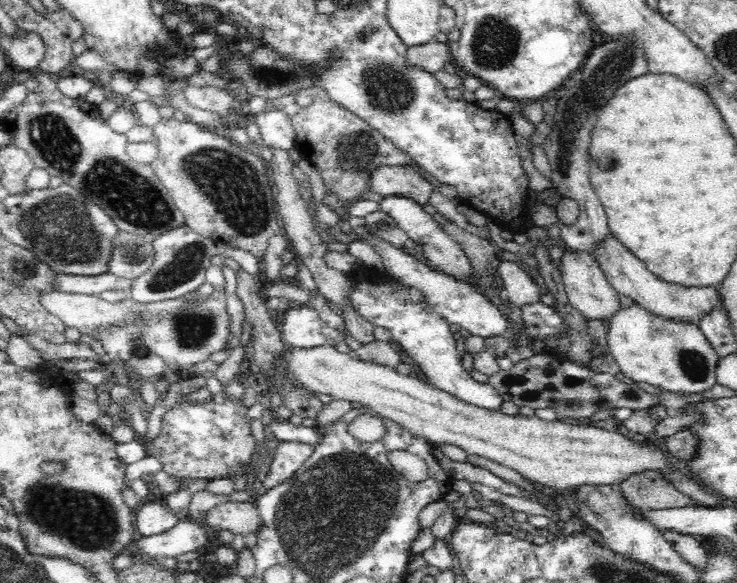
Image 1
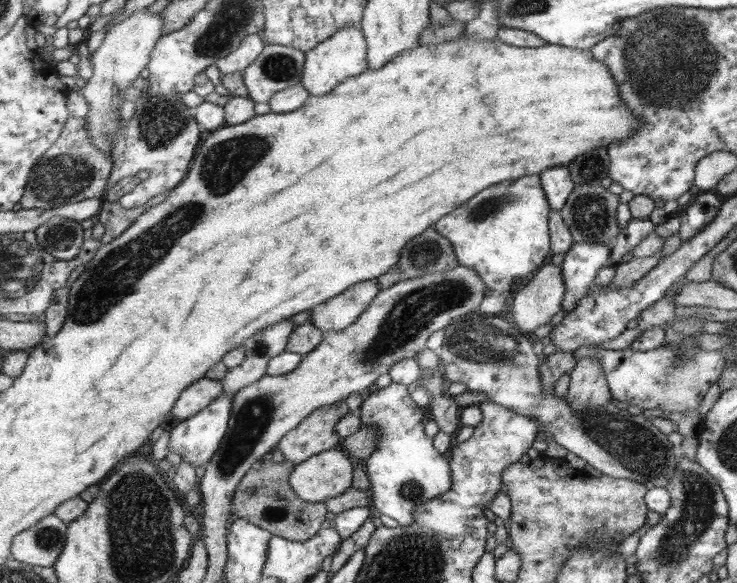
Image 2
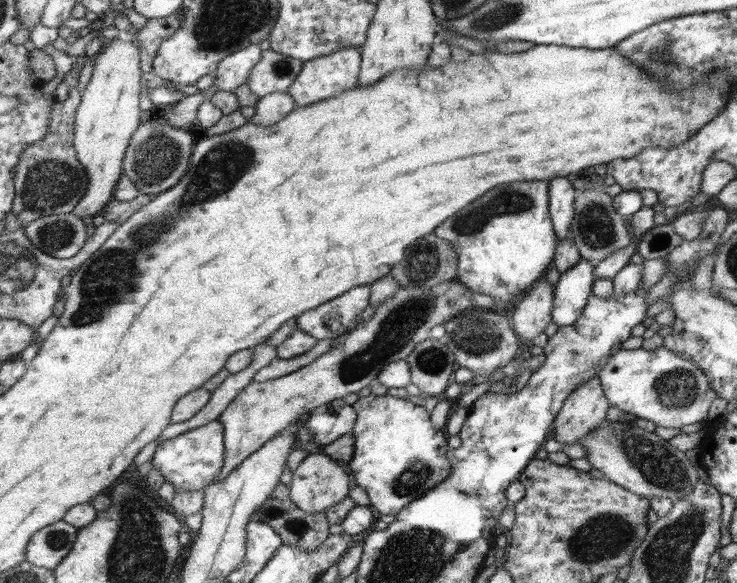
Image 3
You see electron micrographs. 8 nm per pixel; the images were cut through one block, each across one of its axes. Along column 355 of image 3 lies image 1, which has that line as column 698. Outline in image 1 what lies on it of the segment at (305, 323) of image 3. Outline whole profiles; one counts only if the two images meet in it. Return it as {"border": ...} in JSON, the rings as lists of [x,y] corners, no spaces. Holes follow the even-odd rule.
{"border":[[[610,232],[606,234],[606,240],[594,246],[594,258],[602,267],[606,279],[614,290],[628,298],[632,298],[642,308],[661,316],[674,323],[700,323],[710,310],[718,307],[719,292],[717,287],[682,287],[680,284],[663,282],[655,274],[647,270],[647,266],[634,254],[626,250],[621,243],[615,240]]]}

